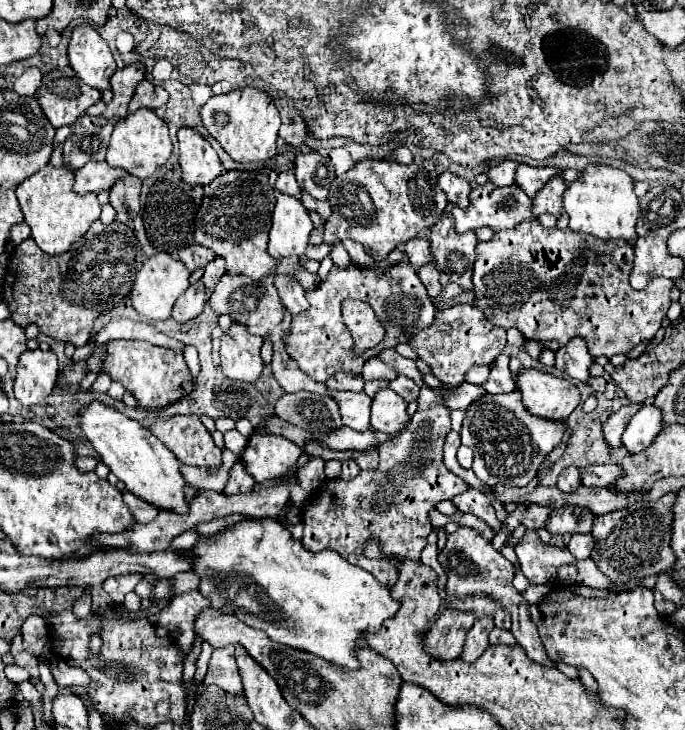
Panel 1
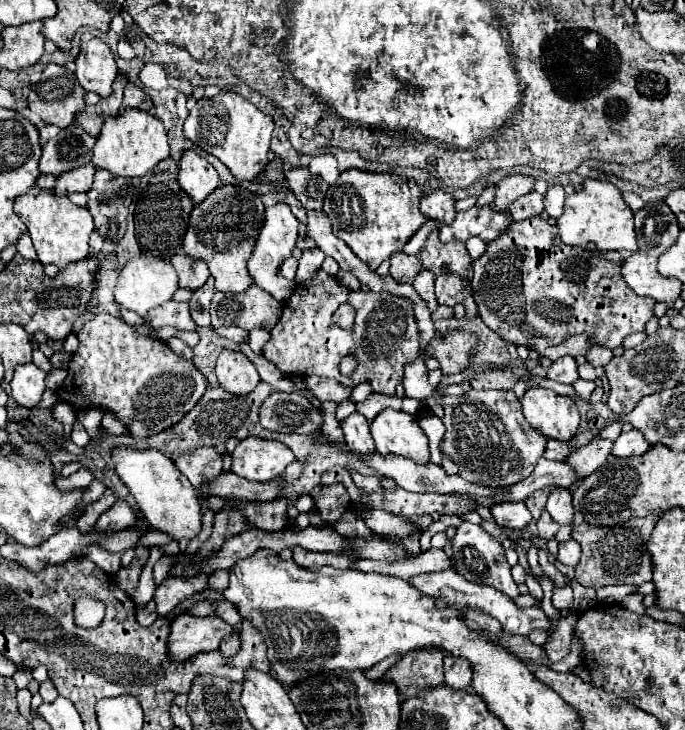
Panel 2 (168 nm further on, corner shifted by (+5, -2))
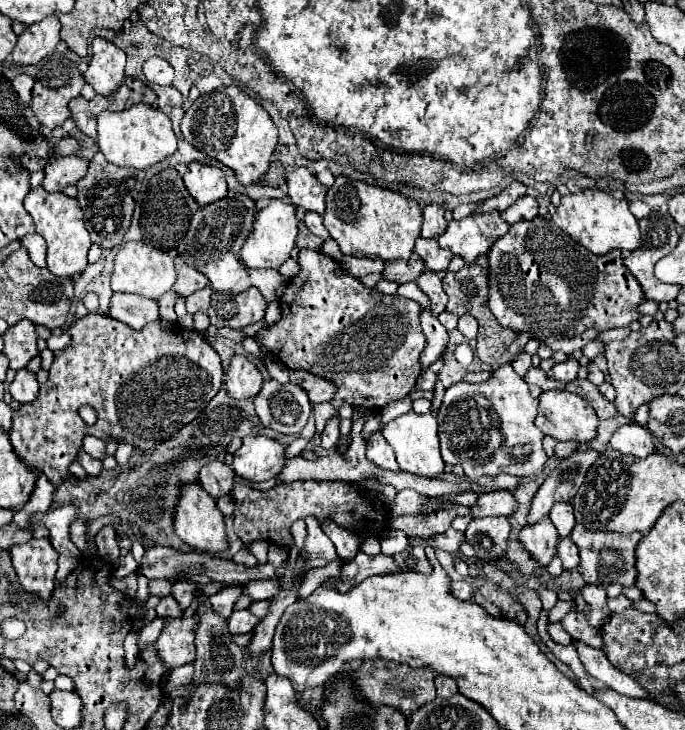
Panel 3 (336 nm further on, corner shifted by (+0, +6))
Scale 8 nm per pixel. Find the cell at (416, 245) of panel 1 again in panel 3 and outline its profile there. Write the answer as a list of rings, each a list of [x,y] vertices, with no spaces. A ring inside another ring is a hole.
[[[411,256],[409,260],[389,260],[385,264],[381,276],[385,280],[397,282],[397,284],[405,284],[405,282],[417,280],[423,272],[425,272],[423,260],[419,260],[417,256]]]

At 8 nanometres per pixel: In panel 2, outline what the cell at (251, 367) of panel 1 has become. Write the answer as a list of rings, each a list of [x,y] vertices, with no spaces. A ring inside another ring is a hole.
[[[222,350],[216,360],[216,376],[220,386],[232,394],[248,394],[260,382],[254,364],[242,352],[234,350]]]

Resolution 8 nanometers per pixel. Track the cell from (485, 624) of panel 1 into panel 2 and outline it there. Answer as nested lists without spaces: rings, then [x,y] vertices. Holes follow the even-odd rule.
[[[444,658],[444,674],[446,674],[446,686],[454,690],[466,690],[472,682],[472,670],[470,664],[464,658]]]

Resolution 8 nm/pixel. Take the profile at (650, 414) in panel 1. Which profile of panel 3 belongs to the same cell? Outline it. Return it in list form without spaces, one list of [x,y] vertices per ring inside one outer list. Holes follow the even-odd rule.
[[[635,422],[619,426],[611,436],[611,446],[613,450],[635,456],[635,458],[647,458],[649,454],[655,452],[651,432]]]

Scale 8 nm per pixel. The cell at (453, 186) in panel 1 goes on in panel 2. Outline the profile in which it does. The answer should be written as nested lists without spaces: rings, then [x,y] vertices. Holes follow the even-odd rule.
[[[434,190],[434,192],[430,192],[430,194],[426,194],[426,196],[422,198],[420,210],[422,210],[428,218],[436,218],[436,220],[440,220],[442,224],[450,224],[450,222],[454,222],[454,218],[456,218],[456,208],[454,208],[454,204],[456,204],[456,200],[454,200],[450,194],[446,194],[446,192],[442,192],[442,190]]]

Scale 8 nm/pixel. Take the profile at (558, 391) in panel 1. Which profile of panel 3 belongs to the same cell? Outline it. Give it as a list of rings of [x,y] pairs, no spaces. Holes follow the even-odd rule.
[[[547,390],[541,394],[539,400],[541,404],[539,404],[539,414],[535,418],[535,426],[543,434],[553,436],[555,440],[561,440],[561,442],[577,442],[577,444],[587,444],[597,438],[599,418],[583,396],[567,390]]]

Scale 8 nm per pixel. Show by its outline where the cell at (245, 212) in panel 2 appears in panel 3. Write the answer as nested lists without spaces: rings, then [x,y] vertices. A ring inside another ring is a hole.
[[[233,192],[227,198],[219,200],[219,202],[203,206],[191,218],[189,230],[183,238],[183,242],[179,242],[177,254],[189,266],[193,266],[201,274],[205,274],[209,278],[213,290],[239,294],[239,292],[255,286],[255,288],[259,288],[259,292],[263,294],[263,298],[267,302],[273,302],[273,300],[279,300],[281,294],[287,288],[283,276],[277,270],[251,270],[251,268],[245,268],[241,258],[239,258],[239,250],[241,250],[243,242],[247,240],[247,236],[251,234],[255,214],[257,214],[255,202],[249,196],[233,194]]]

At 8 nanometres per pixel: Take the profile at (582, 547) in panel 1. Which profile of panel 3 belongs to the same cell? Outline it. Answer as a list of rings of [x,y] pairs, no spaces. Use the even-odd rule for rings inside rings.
[[[563,538],[557,546],[557,556],[563,562],[563,570],[575,570],[579,566],[579,550],[571,538]]]

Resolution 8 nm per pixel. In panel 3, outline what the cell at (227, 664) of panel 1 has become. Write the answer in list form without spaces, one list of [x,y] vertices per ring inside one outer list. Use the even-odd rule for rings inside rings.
[[[235,610],[227,622],[229,622],[231,634],[247,634],[257,626],[259,618],[249,610]]]

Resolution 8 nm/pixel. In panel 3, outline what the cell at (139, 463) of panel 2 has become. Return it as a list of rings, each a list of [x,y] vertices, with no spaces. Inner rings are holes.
[[[191,484],[191,486],[183,488],[183,494],[179,498],[179,506],[175,512],[175,534],[181,540],[185,540],[189,546],[199,548],[201,552],[221,554],[229,548],[223,514],[219,512],[215,500],[207,492],[203,492],[203,488],[199,484]]]

